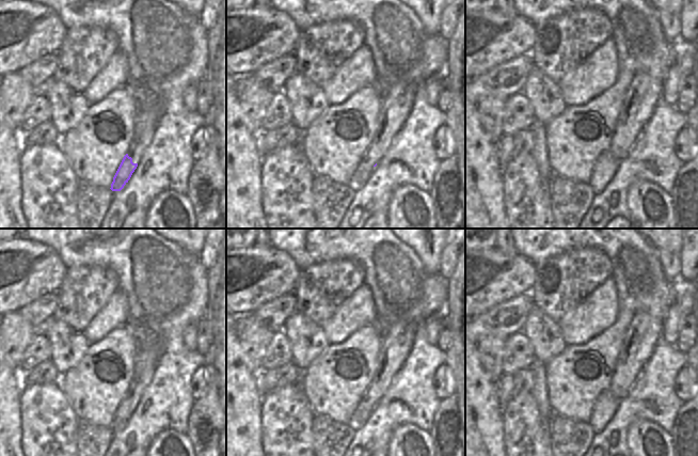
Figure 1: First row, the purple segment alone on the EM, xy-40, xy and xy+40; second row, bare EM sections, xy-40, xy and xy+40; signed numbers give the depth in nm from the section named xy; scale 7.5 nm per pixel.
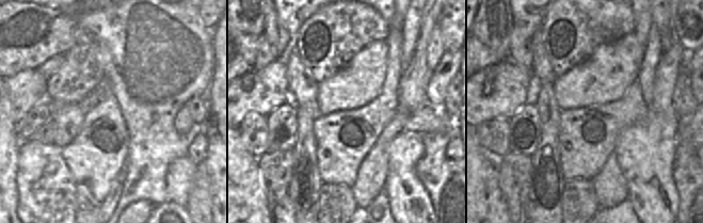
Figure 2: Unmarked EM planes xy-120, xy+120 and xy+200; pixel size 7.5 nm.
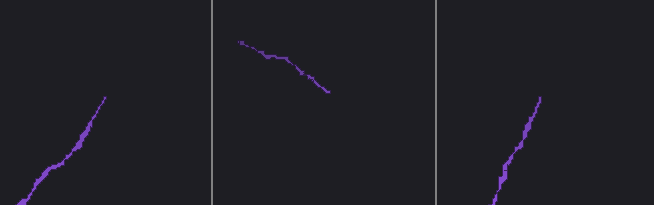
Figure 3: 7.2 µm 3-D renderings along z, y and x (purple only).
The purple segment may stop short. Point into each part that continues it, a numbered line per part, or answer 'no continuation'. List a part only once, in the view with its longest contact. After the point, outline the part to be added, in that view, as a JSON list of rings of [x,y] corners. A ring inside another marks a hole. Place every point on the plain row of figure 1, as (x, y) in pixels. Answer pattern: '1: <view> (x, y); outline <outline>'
1: xy-40 (151, 349); outline [[[150,334],[139,344],[134,357],[134,374],[128,387],[128,395],[133,403],[139,403],[145,389],[152,382],[158,361],[164,352],[164,342],[159,334]]]

